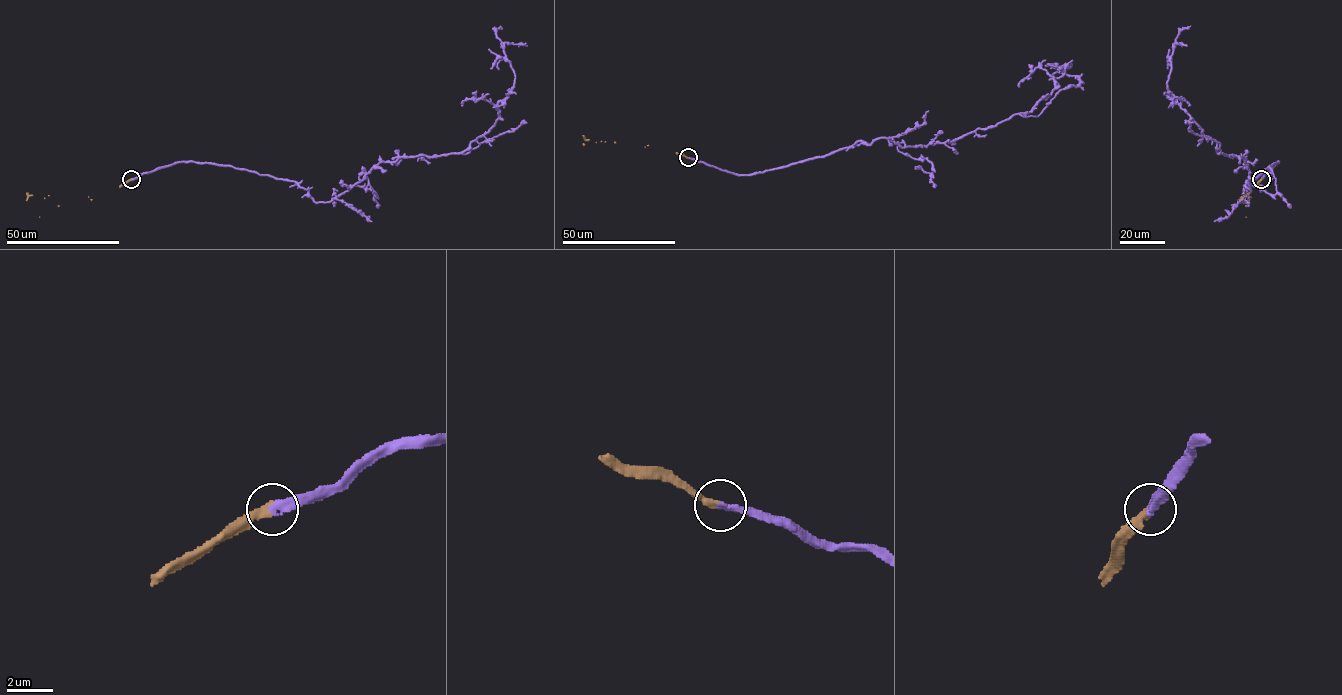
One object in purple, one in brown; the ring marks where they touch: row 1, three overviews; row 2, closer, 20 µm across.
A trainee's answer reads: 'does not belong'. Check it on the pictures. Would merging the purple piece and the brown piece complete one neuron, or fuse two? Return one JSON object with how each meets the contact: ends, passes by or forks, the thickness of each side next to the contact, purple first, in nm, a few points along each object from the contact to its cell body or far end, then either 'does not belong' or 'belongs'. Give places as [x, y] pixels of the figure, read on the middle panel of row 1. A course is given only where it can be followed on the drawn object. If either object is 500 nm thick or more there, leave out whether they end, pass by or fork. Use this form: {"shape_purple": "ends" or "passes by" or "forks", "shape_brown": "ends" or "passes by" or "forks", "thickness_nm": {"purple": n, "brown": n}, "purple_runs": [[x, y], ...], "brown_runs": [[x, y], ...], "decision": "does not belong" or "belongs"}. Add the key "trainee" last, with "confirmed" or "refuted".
{"shape_purple": "ends", "shape_brown": "ends", "thickness_nm": {"purple": 360, "brown": 320}, "purple_runs": [[688, 157], [751, 175], [858, 141], [954, 141], [1028, 113], [1071, 64], [1052, 75], [1057, 87]], "brown_runs": [[687, 157], [645, 147], [586, 140], [583, 135]], "decision": "belongs", "trainee": "refuted"}

